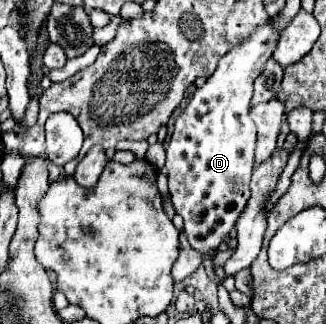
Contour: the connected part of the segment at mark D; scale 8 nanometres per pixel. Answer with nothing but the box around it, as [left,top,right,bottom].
[167,19,279,257]

